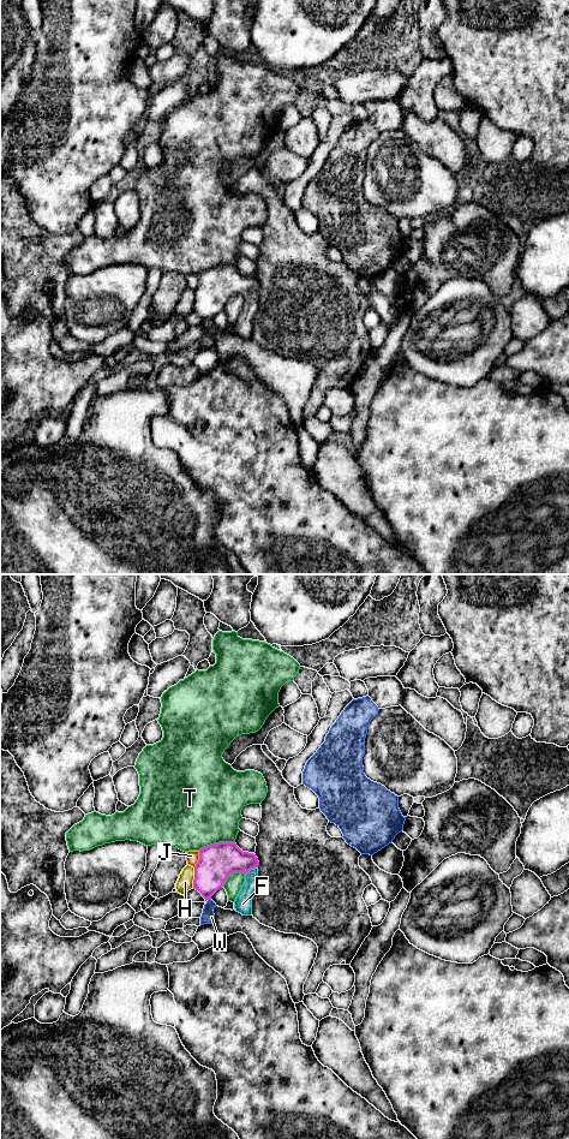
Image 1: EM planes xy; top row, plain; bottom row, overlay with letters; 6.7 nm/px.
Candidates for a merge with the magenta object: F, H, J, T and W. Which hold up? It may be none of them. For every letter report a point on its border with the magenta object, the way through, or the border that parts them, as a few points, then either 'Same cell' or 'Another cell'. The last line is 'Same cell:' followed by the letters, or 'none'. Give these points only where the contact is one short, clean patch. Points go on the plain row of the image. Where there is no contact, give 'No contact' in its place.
F: Touches magenta at xy (250, 292). Path across: xy (216, 285), (243, 285), (250, 292), (250, 309), (243, 327). Same cell
H: Touches magenta at xy (195, 300). Another cell
J: Touches magenta at xy (199, 282). Another cell
T: Touches magenta at xy (216, 267). Another cell
W: Touches magenta at xy (209, 321). Another cell
Same cell: F

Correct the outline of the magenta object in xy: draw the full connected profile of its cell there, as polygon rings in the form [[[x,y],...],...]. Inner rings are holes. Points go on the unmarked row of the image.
[[[218,266],[199,273],[199,284],[194,290],[193,312],[205,323],[223,310],[227,300],[242,296],[245,305],[234,324],[234,332],[242,339],[252,338],[252,322],[258,311],[258,281],[242,275],[235,266]]]

